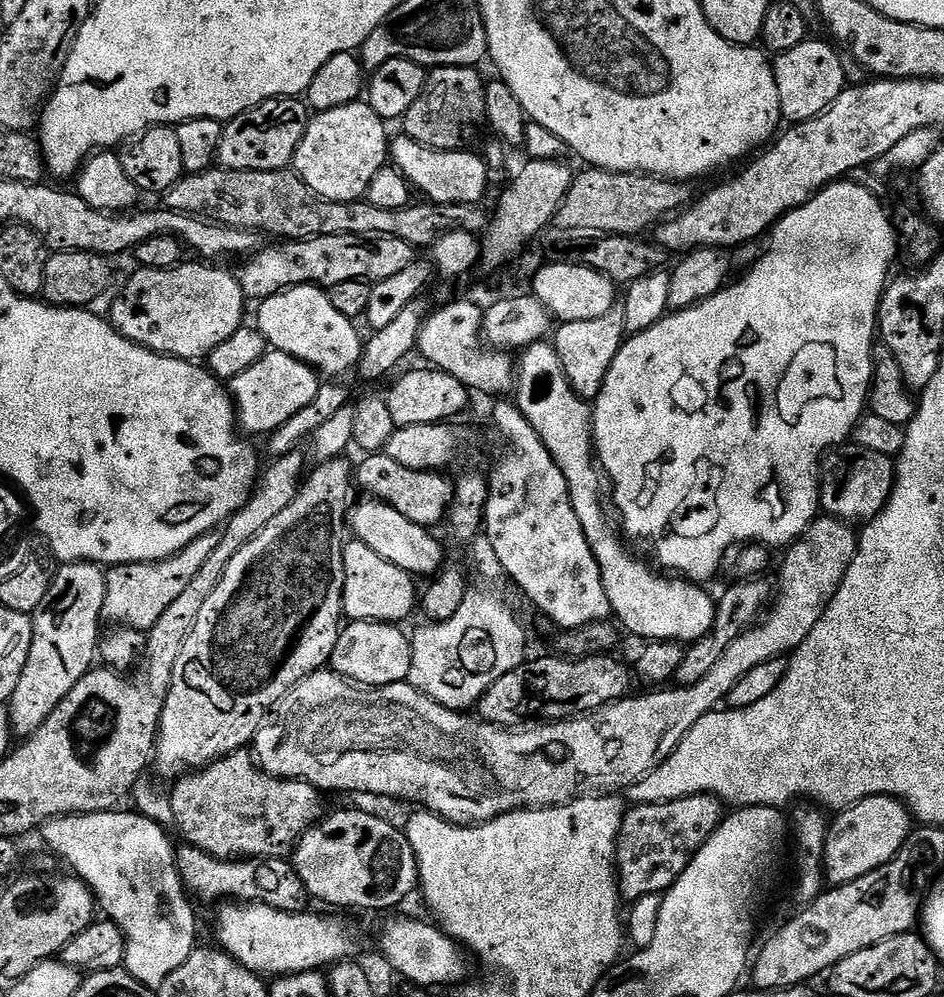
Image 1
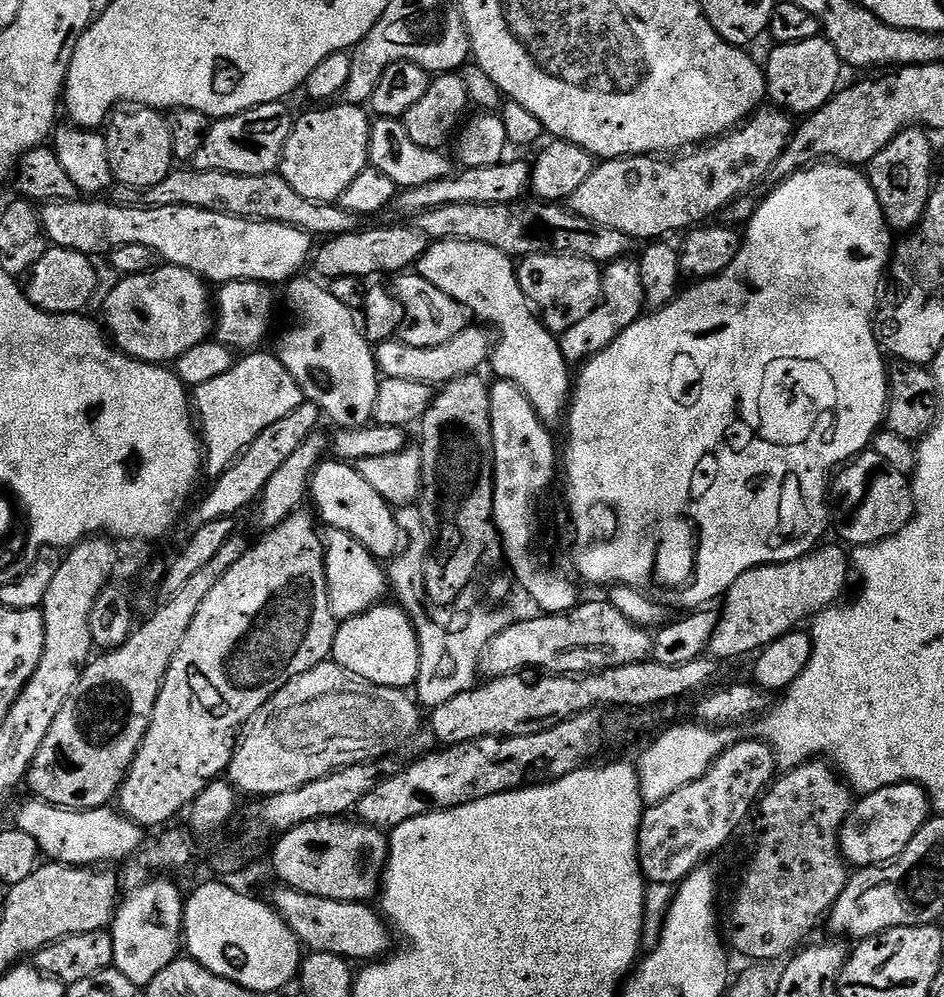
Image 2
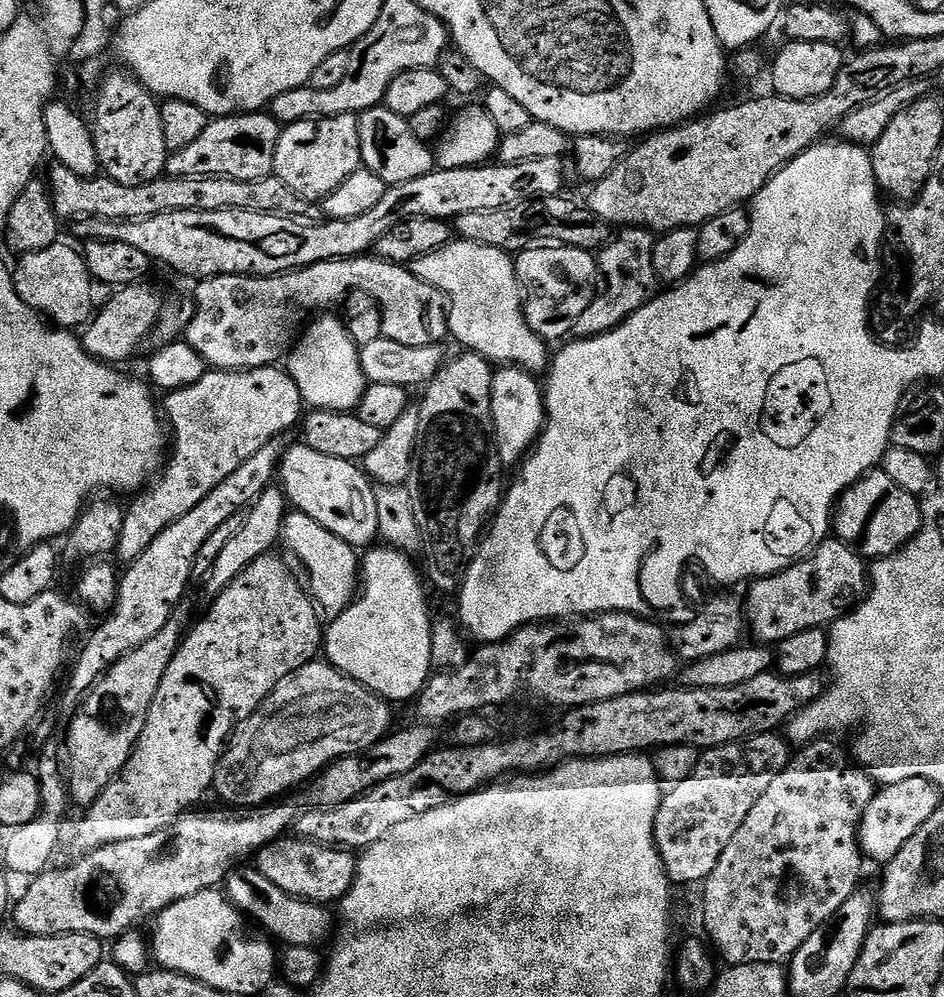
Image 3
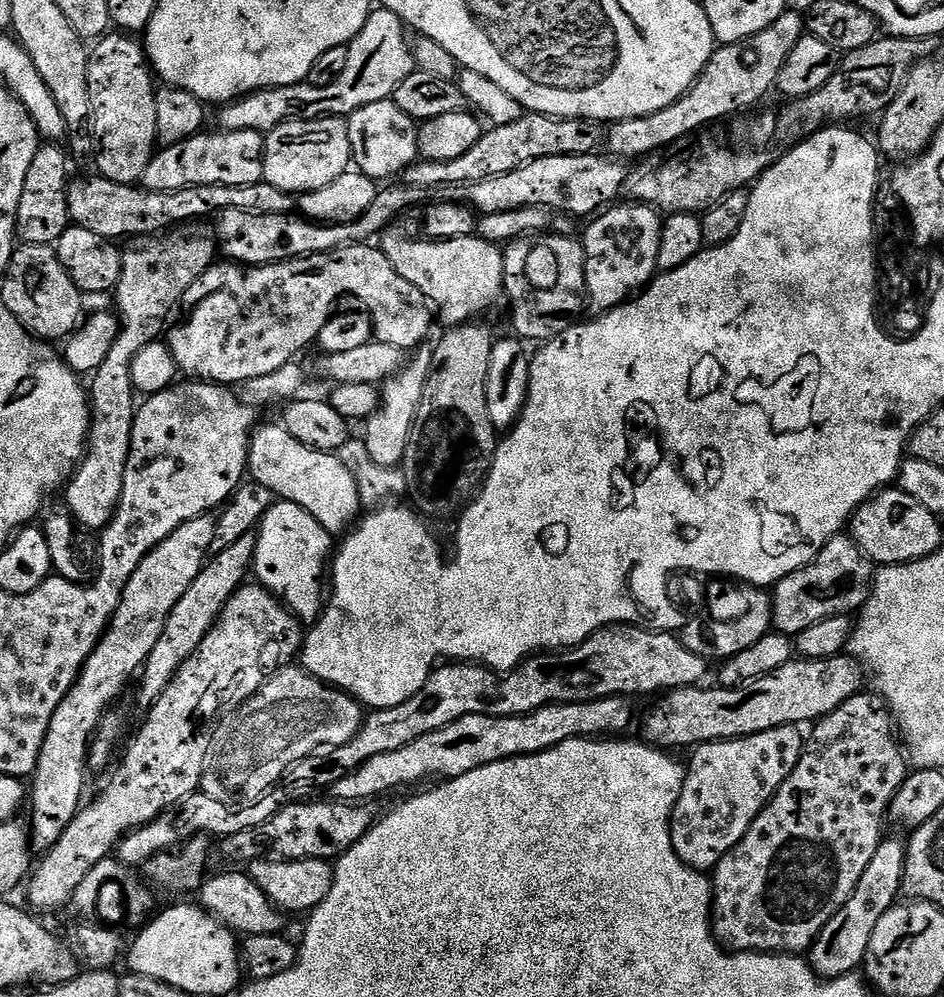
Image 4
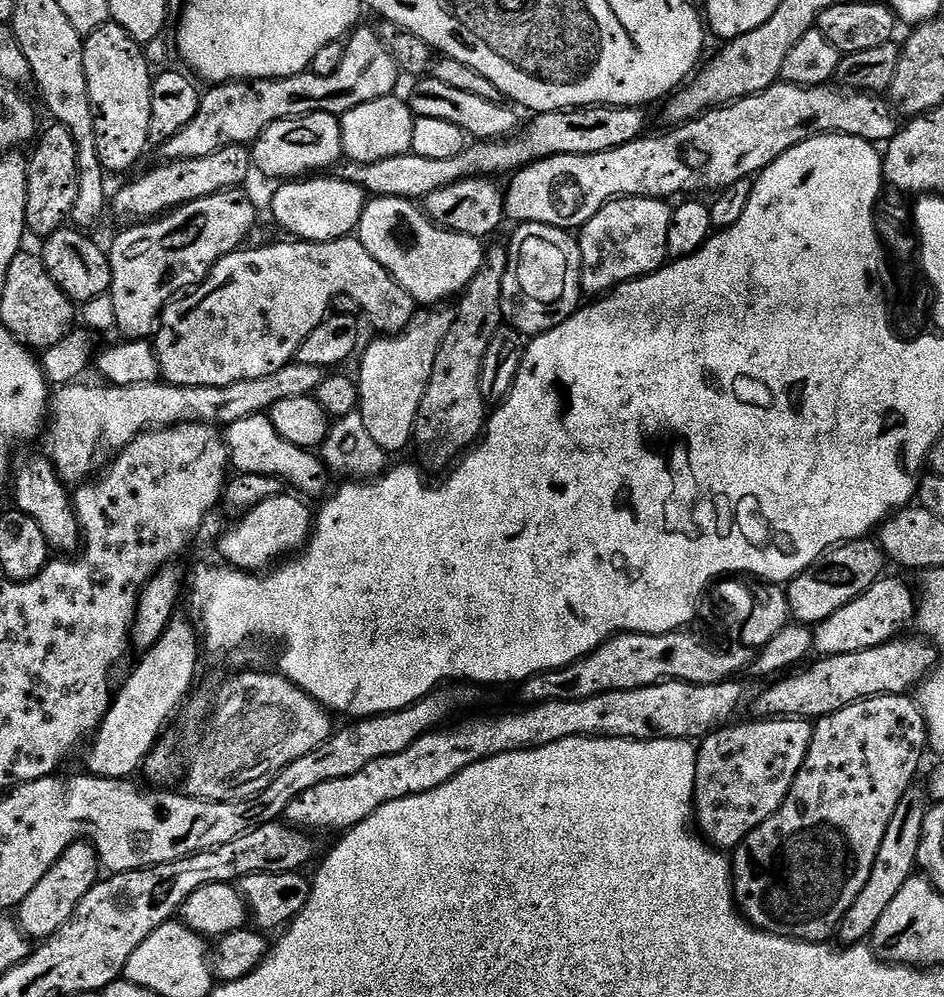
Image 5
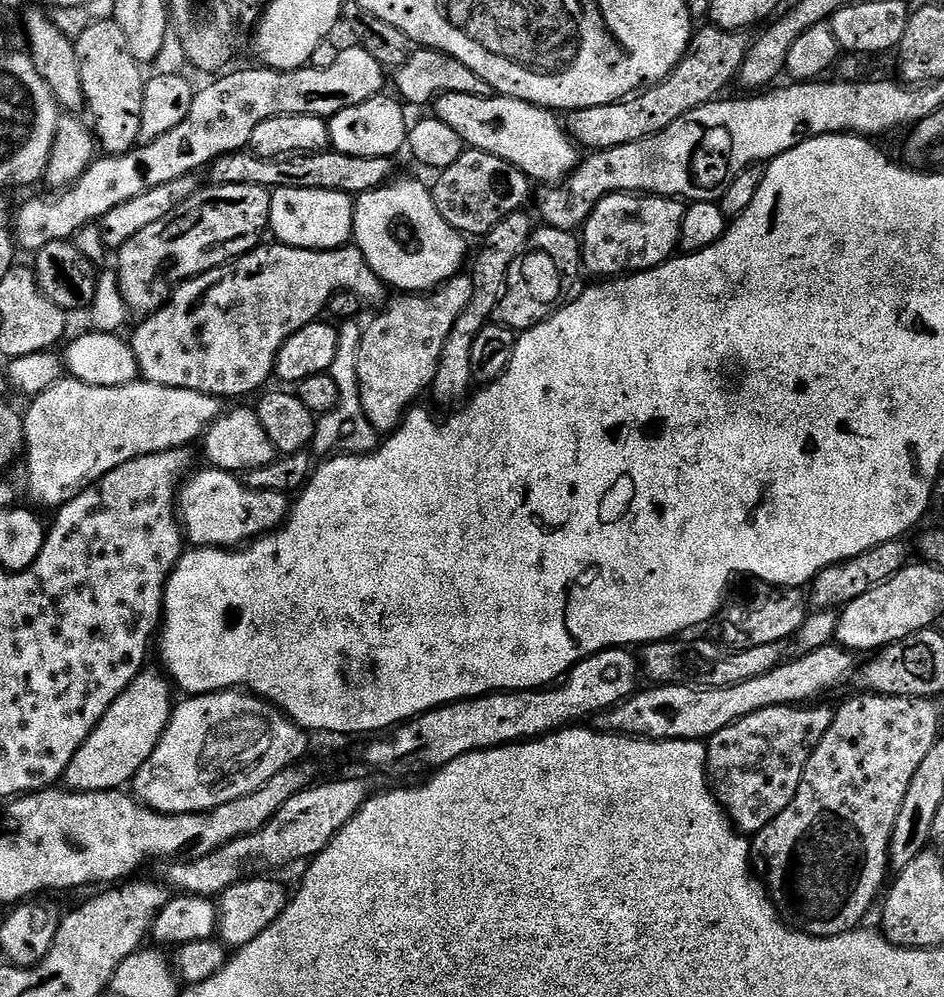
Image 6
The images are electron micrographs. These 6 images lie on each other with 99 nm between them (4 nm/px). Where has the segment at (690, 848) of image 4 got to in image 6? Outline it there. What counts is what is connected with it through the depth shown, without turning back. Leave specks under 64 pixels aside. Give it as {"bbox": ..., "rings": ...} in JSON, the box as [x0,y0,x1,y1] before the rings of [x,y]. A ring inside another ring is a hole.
{"bbox":[708,706,834,834],"rings":[[[770,706],[708,737],[708,783],[712,785],[716,801],[724,807],[739,831],[745,834],[761,832],[767,824],[774,822],[774,818],[778,818],[778,814],[782,814],[782,810],[786,810],[786,806],[790,806],[790,802],[794,802],[794,794],[798,794],[806,762],[816,744],[822,742],[822,734],[830,730],[834,715],[831,707],[812,707],[816,706]]]}

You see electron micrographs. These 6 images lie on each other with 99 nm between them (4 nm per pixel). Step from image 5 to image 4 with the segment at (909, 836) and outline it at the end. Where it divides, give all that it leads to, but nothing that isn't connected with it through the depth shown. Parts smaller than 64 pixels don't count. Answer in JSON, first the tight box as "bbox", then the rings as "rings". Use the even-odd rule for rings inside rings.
{"bbox":[809,838,907,980],"rings":[[[889,838],[880,842],[846,905],[819,932],[818,938],[809,948],[809,964],[820,979],[829,980],[851,975],[863,965],[870,937],[874,934],[879,919],[895,907],[901,895],[907,847],[902,840]]]}

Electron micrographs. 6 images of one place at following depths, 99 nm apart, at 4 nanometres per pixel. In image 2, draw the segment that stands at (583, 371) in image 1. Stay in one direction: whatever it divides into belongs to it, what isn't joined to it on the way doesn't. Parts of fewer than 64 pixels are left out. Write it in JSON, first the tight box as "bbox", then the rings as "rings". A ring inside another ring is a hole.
{"bbox":[559,258,646,366],"rings":[[[625,258],[605,264],[602,275],[605,293],[600,305],[590,310],[590,314],[586,314],[582,322],[574,322],[570,330],[559,333],[562,358],[566,358],[570,366],[583,365],[584,361],[589,360],[591,356],[597,356],[602,350],[606,350],[606,346],[610,346],[610,342],[614,342],[618,334],[625,332],[635,320],[645,315],[646,305],[639,259]]]}

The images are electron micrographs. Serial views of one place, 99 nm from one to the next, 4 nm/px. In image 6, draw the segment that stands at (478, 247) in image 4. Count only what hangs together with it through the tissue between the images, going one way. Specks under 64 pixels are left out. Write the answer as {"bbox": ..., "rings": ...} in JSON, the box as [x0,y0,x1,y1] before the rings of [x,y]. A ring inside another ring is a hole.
{"bbox":[352,179,465,294],"rings":[[[393,179],[382,188],[374,188],[355,197],[354,226],[352,240],[355,247],[362,250],[364,261],[374,270],[376,277],[384,281],[389,289],[397,288],[400,294],[427,294],[440,287],[450,278],[454,278],[463,268],[465,237],[455,232],[438,214],[434,206],[432,189],[420,180]]]}

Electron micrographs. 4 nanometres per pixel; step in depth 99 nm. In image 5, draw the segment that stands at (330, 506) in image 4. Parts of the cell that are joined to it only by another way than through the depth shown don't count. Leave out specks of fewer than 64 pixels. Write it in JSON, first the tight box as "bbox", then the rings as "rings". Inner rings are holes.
{"bbox":[226,414,326,497],"rings":[[[261,414],[242,418],[238,422],[227,425],[226,443],[228,459],[231,467],[237,473],[249,472],[263,476],[276,476],[283,480],[285,485],[292,487],[293,484],[297,488],[293,489],[305,497],[320,495],[323,497],[325,495],[324,475],[326,475],[326,469],[323,459],[319,455],[313,454],[309,449],[294,446],[294,442],[286,442],[286,438],[282,438],[274,430],[271,415]]]}

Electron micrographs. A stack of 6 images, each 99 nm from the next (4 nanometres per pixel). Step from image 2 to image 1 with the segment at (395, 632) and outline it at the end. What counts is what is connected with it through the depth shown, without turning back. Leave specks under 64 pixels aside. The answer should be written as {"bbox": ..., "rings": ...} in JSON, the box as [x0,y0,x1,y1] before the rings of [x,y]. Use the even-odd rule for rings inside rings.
{"bbox":[330,620,412,688],"rings":[[[370,620],[352,622],[341,631],[338,642],[334,646],[334,654],[330,661],[331,671],[370,688],[398,684],[407,681],[412,661],[412,645],[407,635],[400,633],[401,629],[394,624],[378,624]]]}

